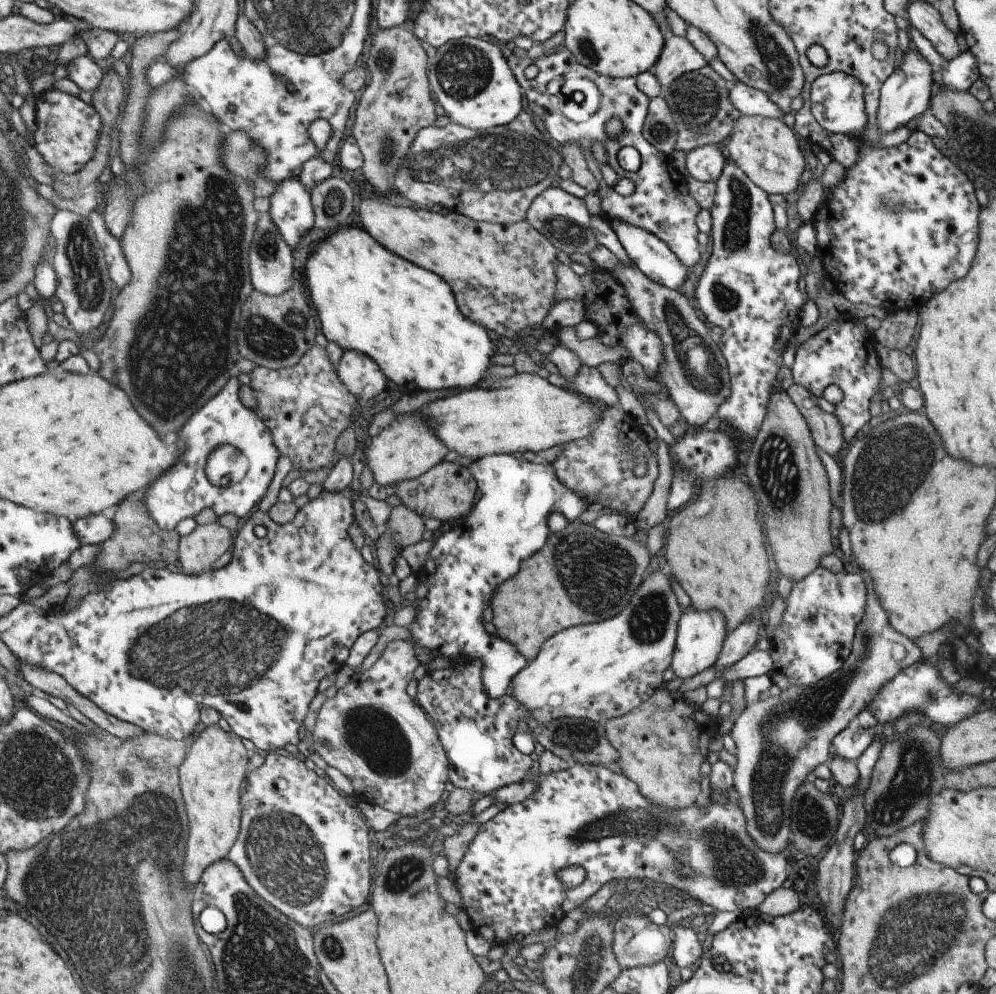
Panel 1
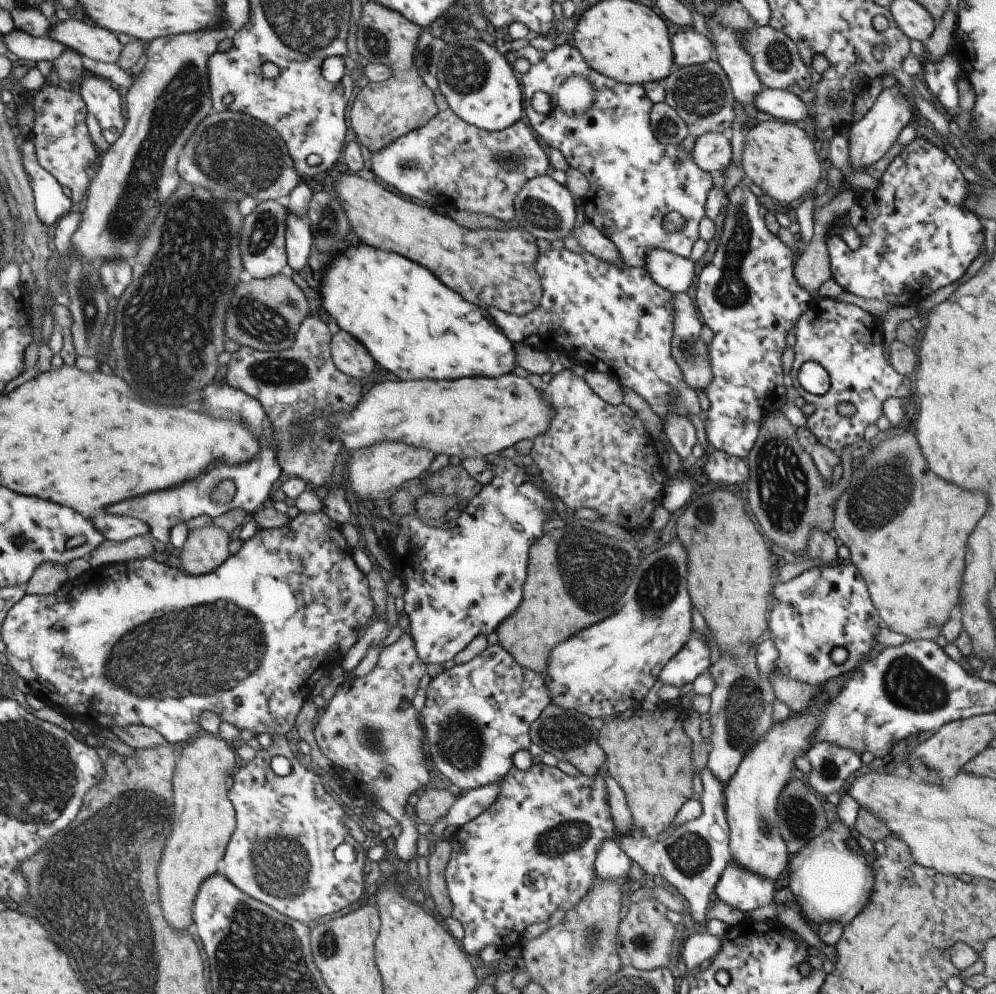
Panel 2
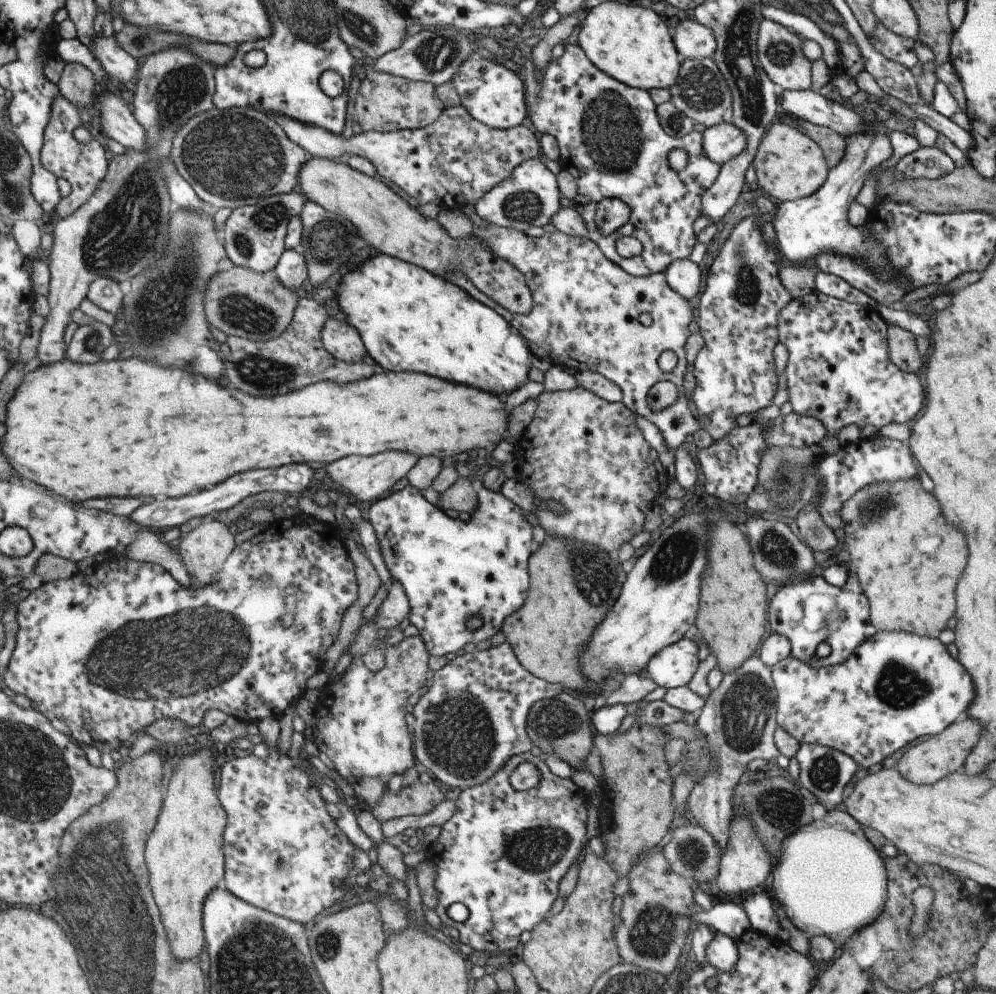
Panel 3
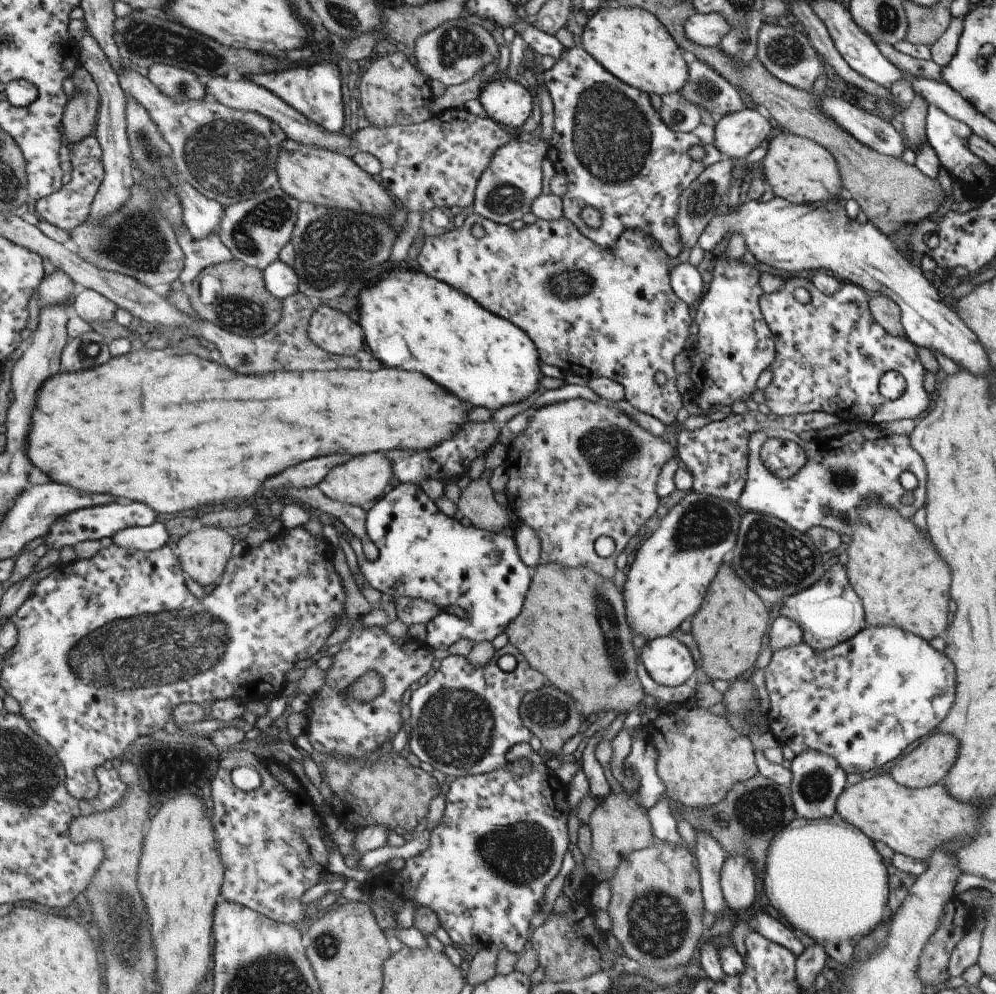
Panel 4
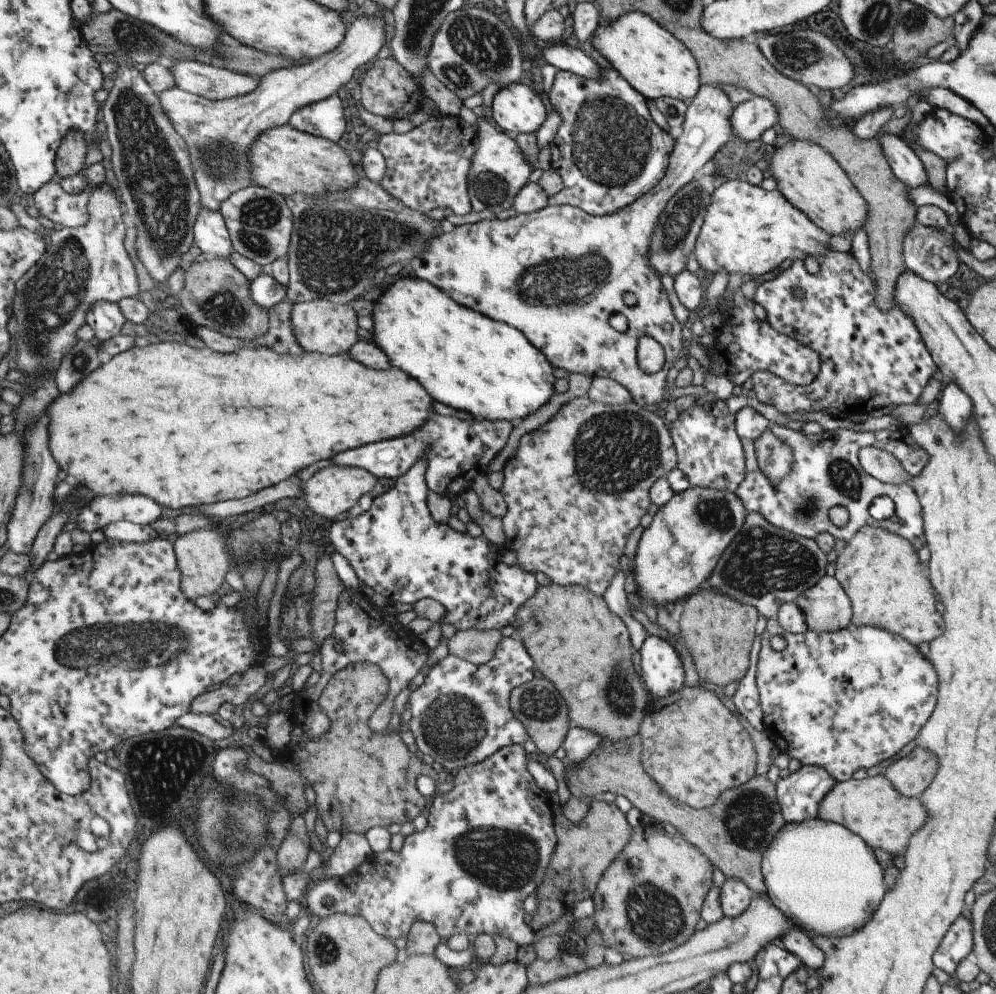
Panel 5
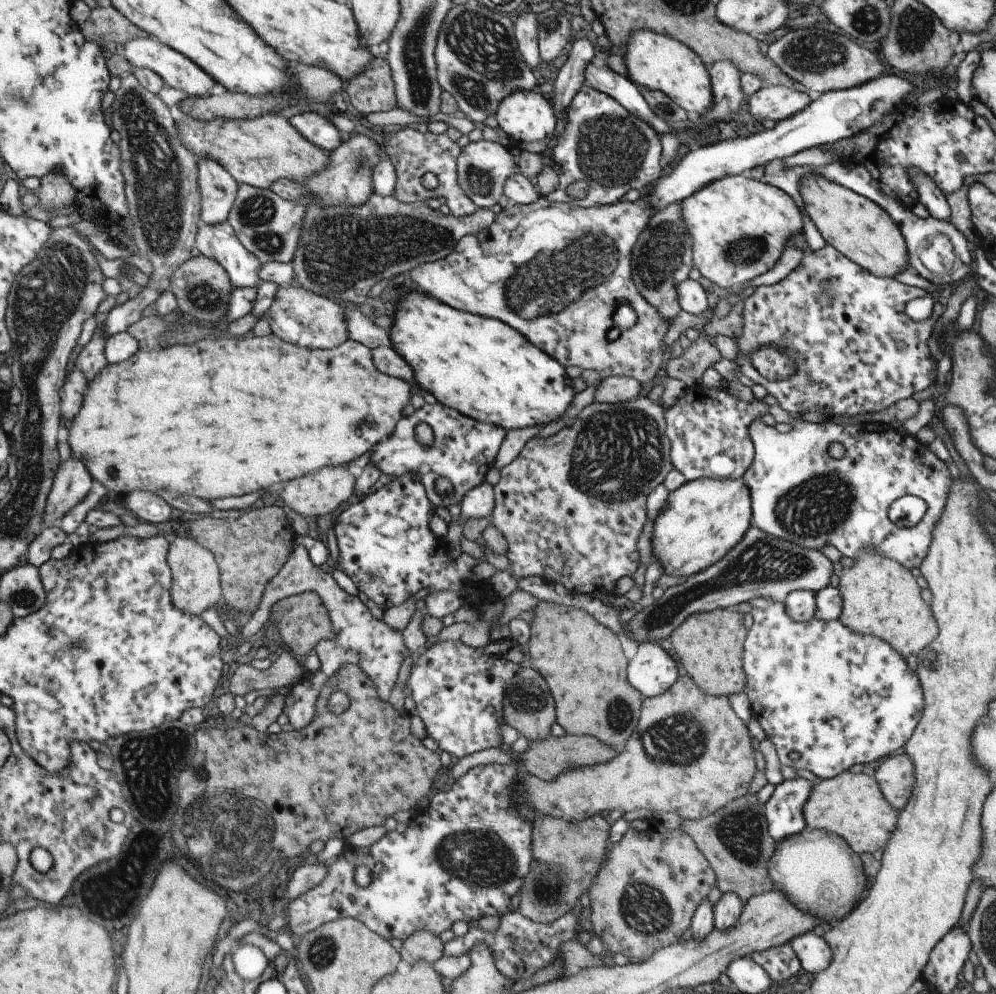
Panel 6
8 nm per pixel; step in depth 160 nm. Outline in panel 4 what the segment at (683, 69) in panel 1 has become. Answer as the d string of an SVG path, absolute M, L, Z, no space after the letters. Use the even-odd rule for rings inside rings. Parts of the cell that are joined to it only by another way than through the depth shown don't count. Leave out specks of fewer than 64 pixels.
M715 12L688 16L683 26L685 40L697 46L718 46L727 30L729 24L721 18L721 14Z

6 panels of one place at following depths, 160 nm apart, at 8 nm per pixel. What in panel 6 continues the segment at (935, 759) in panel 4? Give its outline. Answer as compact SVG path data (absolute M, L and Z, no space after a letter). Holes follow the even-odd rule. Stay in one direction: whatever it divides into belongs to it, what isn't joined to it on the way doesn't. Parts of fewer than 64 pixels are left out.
M905 754L886 757L872 774L884 799L898 812L907 804L914 785L914 768Z

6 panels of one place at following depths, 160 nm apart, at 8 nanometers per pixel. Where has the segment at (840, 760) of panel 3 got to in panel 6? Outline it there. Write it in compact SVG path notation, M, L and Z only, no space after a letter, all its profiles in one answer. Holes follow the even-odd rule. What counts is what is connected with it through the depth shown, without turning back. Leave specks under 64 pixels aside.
M795 777L775 785L763 809L767 832L774 842L797 834L806 826L802 810L810 790L818 782L817 778L811 782Z

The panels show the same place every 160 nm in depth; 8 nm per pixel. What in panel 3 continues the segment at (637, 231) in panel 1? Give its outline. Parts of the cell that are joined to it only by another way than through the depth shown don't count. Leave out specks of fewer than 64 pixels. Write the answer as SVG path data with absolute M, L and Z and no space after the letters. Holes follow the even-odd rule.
M677 259L669 262L665 268L667 286L684 300L690 300L699 292L701 273L698 264L688 259Z

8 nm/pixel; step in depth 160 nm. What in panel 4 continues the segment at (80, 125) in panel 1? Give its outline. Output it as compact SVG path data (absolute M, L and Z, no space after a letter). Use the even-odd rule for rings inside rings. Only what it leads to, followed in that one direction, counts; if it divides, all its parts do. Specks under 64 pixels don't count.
M93 134L81 138L79 142L64 144L63 157L65 159L65 168L71 175L71 183L63 185L49 196L39 199L32 204L32 210L39 213L39 218L42 221L47 221L51 225L70 233L89 214L89 206L93 202L93 196L95 196L95 192L97 192L97 188L99 188L99 184L103 180L103 168L100 147Z

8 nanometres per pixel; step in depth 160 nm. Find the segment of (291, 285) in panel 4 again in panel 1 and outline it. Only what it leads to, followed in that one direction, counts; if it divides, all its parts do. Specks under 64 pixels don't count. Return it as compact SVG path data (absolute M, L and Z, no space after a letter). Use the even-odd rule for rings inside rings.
M285 178L274 184L268 198L267 214L292 250L313 227L314 213L308 189L298 178Z

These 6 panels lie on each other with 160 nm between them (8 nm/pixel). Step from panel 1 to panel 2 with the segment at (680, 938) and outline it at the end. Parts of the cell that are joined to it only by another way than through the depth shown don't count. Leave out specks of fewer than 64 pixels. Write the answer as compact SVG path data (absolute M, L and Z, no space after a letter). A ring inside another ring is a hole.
M697 932L697 934L688 935L688 938L684 940L681 958L687 970L693 972L709 962L717 950L721 950L719 937Z

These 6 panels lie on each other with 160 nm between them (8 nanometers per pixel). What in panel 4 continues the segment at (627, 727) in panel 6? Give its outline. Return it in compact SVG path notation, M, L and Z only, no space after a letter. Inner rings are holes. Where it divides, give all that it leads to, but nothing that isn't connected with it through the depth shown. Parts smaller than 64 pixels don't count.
M540 562L531 569L528 592L521 611L505 626L508 644L521 652L525 662L537 672L543 672L546 682L566 693L580 707L580 714L588 716L600 712L629 712L643 698L635 666L638 652L632 645L631 630L625 619L622 595L612 580L605 580L585 566L563 568L561 565Z

